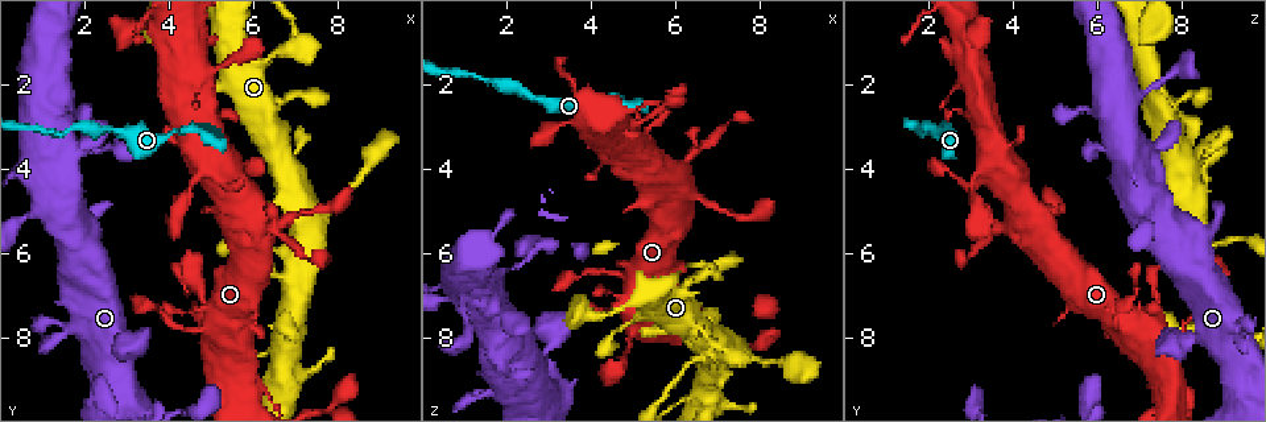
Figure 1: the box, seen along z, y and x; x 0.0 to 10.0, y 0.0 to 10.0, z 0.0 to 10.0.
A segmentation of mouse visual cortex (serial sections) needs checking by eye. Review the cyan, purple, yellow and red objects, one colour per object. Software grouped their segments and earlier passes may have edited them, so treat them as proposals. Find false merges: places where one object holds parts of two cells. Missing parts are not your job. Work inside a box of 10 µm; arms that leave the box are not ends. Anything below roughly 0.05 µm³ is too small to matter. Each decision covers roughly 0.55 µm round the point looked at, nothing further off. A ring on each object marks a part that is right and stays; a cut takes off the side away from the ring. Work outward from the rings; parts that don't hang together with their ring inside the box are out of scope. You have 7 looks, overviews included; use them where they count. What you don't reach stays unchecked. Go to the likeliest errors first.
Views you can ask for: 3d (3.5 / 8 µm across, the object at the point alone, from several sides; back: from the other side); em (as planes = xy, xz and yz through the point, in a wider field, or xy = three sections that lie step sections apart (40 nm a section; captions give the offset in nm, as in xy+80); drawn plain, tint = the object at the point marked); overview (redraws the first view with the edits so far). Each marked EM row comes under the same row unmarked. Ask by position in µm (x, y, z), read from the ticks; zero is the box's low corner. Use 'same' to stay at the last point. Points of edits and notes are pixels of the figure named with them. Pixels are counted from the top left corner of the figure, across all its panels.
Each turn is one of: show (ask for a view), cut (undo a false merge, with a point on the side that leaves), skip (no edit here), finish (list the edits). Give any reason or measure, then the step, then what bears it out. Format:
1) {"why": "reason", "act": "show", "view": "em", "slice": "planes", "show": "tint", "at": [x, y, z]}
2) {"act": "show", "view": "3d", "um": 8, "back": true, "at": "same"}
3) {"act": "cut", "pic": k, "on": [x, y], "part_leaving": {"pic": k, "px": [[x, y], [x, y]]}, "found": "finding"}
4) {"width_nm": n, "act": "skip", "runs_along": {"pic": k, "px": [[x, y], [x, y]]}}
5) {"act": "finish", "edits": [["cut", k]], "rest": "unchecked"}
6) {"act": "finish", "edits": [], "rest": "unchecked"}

{"why": "calibre changes", "act": "show", "view": "3d", "um": 3.5, "at": [6.30, 5.45, 3.75]}

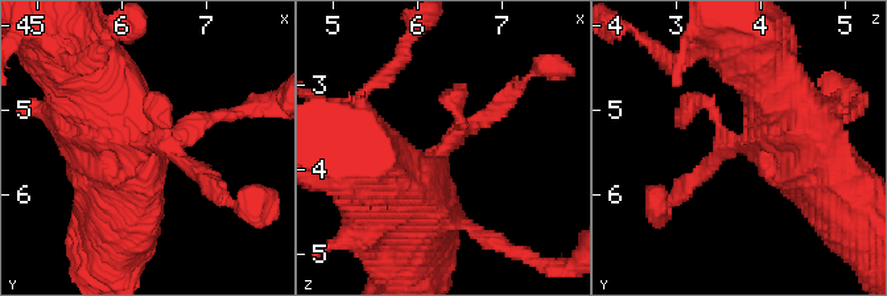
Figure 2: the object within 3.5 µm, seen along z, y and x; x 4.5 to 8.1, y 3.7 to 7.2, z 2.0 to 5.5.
{"act": "show", "view": "em", "slice": "planes", "show": "tint", "at": [6.35, 5.35, 3.75]}

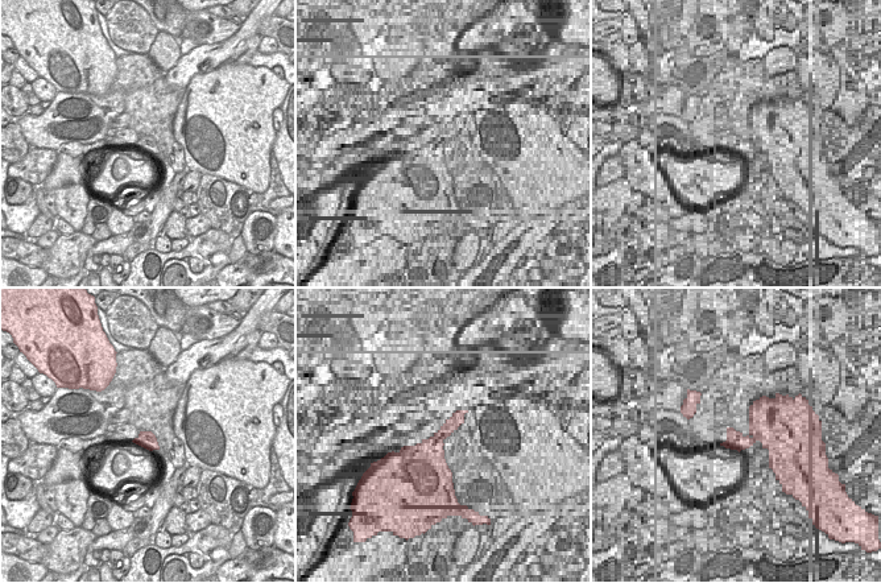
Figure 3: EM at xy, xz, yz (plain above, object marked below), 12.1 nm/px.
{"width_nm": 220, "act": "skip", "runs_along": {"pic": 2, "px": [[412, 212], [448, 143], [508, 95]]}, "found": "all the same cell"}

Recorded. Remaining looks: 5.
{"why": "narrows sharply", "act": "show", "view": "3d", "um": 8, "at": [1.20, 3.15, 1.80]}

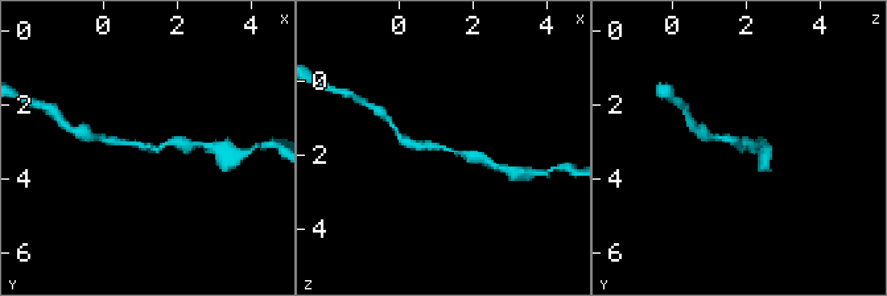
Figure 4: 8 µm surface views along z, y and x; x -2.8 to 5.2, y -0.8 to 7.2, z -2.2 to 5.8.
{"why": "shape alone is not enough", "act": "show", "view": "em", "slice": "xy", "step": 2, "show": "tint", "at": "same"}

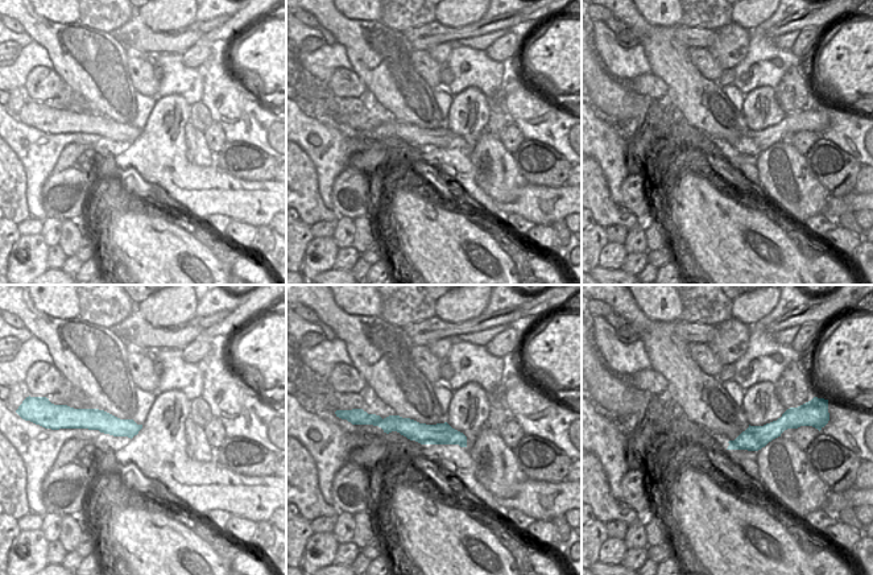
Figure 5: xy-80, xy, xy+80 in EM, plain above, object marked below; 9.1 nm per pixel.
{"arm_widths_nm": [200, 250], "act": "skip", "runs_along": {"pic": 4, "px": [[478, 156], [407, 140]]}, "found": "continuous, no second cell"}

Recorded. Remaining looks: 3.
{"why": "thin neck", "act": "show", "view": "3d", "um": 3.5, "at": [4.85, 3.90, 3.30]}

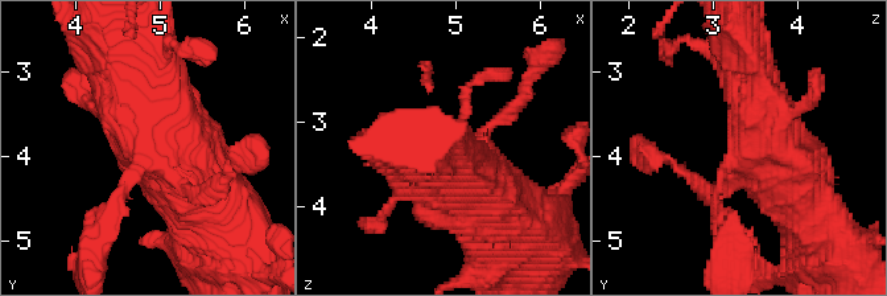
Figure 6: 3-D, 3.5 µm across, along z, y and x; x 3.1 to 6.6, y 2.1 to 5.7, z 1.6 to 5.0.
{"act": "show", "view": "em", "slice": "xy", "step": 5, "show": "tint", "at": [4.85, 3.95, 3.30]}

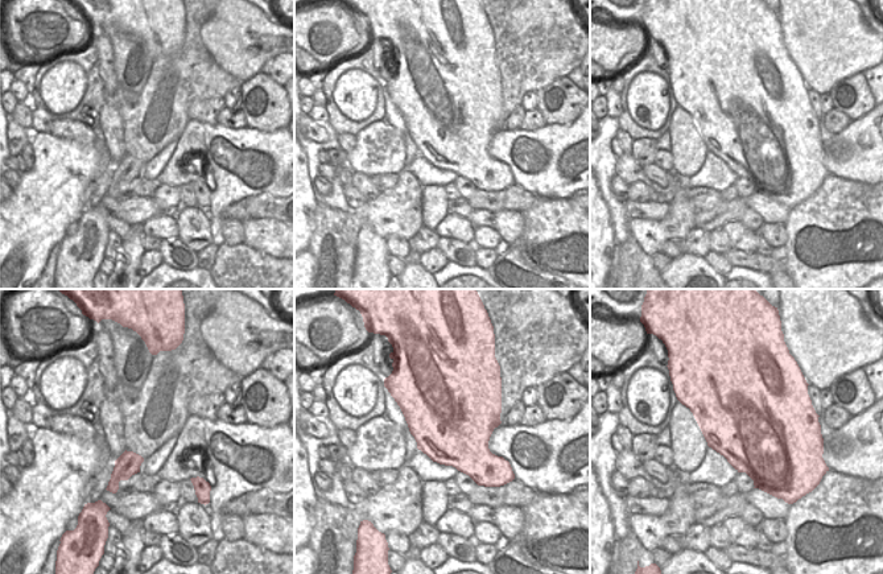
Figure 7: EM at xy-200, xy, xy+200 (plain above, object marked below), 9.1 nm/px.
{"width_nm": 850, "act": "skip", "runs_along": {"pic": 6, "px": [[198, 185], [153, 136], [120, 42]]}, "found": "continuous, no second cell"}

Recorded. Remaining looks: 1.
{"act": "finish", "edits": [], "rest": "unchecked"}

